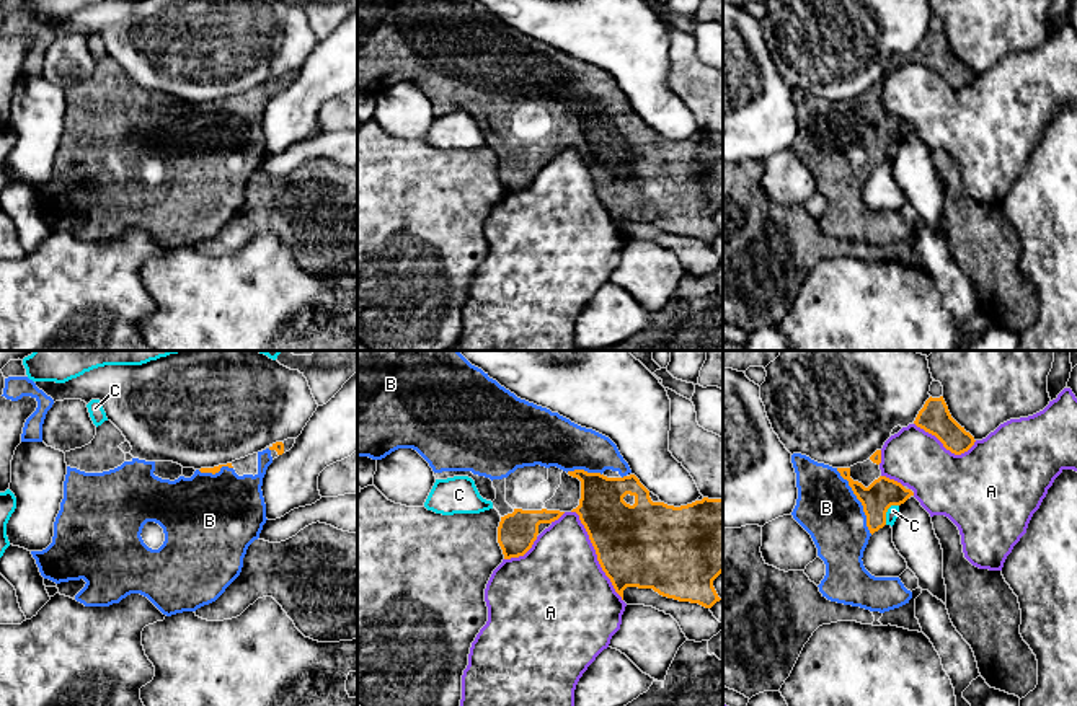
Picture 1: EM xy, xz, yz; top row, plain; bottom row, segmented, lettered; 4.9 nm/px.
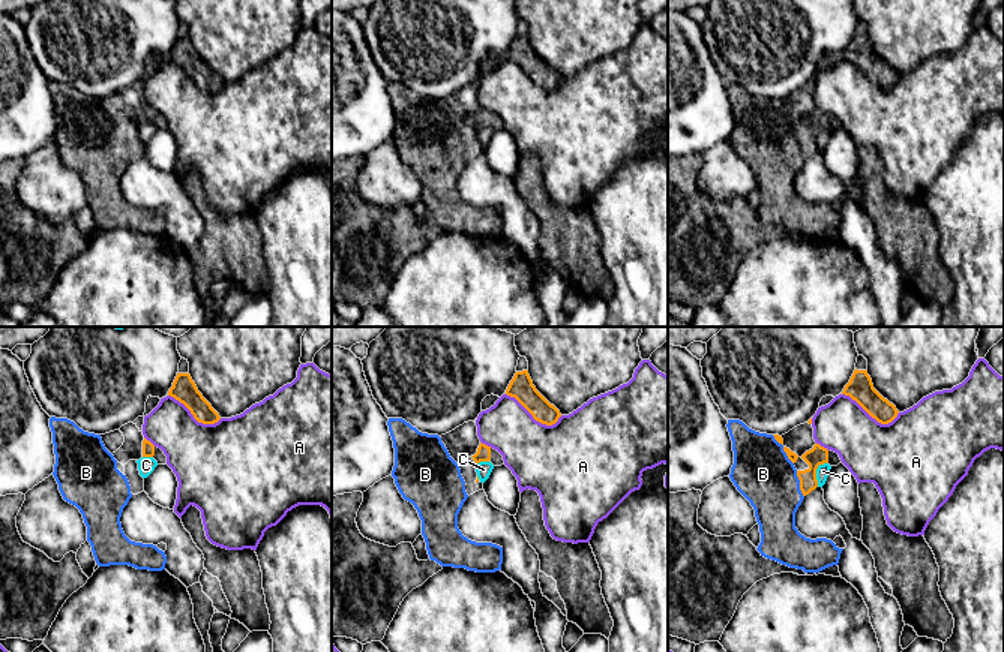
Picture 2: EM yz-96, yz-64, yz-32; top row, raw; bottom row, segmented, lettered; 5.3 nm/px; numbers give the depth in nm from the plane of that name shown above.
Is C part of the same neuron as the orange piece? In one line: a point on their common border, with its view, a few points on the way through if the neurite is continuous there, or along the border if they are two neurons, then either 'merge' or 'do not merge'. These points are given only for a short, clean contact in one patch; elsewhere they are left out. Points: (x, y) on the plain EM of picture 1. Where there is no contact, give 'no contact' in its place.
yz (886, 145) | do not merge

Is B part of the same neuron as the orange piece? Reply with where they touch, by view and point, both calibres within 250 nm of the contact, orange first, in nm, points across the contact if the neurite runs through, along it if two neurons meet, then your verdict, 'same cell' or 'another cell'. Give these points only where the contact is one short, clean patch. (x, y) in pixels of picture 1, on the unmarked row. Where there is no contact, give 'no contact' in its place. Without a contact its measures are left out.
yz (859, 134) | 150/300 nm | same cell

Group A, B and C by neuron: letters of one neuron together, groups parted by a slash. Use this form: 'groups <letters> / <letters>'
groups A / B / C

